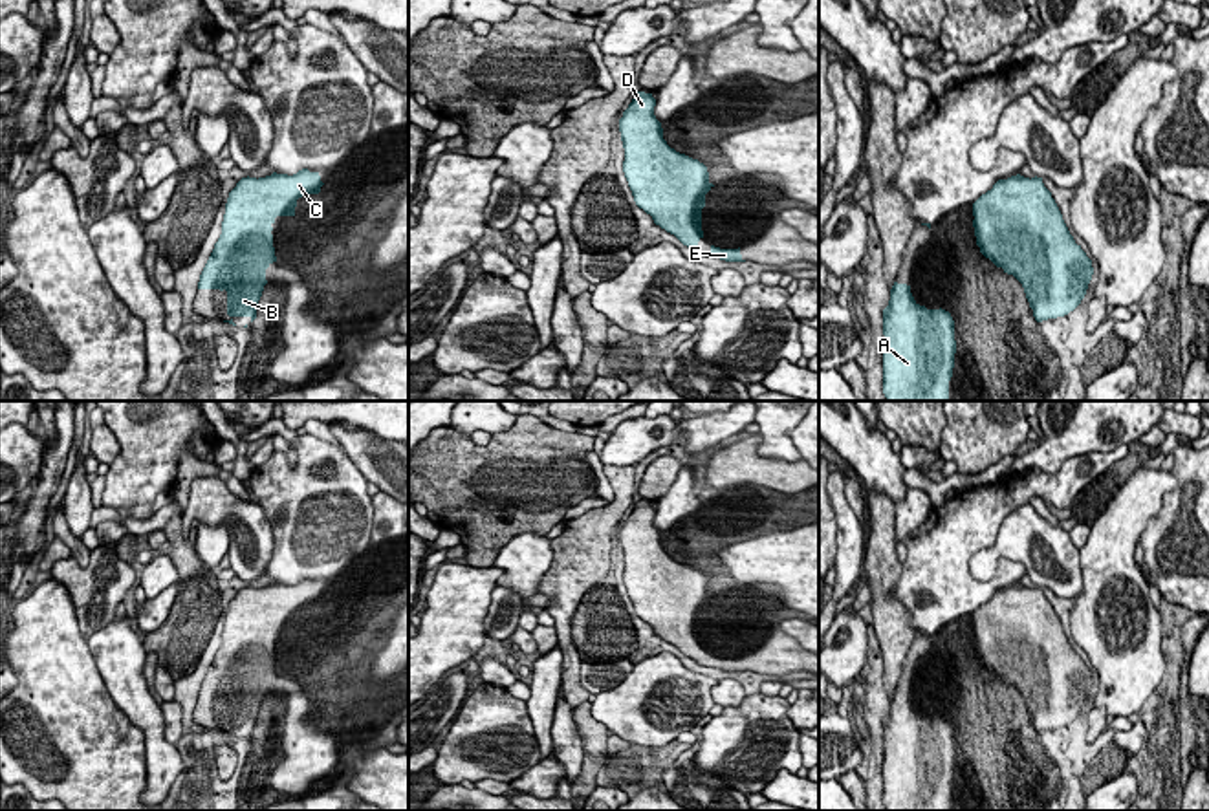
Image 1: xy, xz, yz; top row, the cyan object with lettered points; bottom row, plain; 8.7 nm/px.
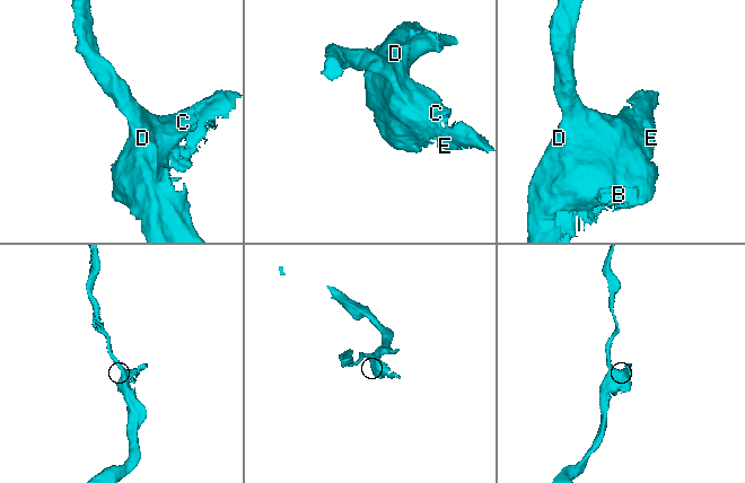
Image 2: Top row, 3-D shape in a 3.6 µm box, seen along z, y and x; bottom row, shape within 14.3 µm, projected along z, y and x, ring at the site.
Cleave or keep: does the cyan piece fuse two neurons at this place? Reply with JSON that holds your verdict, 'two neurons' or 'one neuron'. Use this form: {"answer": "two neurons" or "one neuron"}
{"answer": "one neuron"}

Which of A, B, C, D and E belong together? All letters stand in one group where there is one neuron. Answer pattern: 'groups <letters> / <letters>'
groups A B C D E

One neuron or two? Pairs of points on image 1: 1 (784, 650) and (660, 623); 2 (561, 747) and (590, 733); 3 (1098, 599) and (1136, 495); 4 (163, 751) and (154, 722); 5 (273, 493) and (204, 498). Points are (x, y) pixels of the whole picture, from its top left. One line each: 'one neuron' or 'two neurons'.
1: one neuron
2: two neurons
3: one neuron
4: one neuron
5: two neurons

